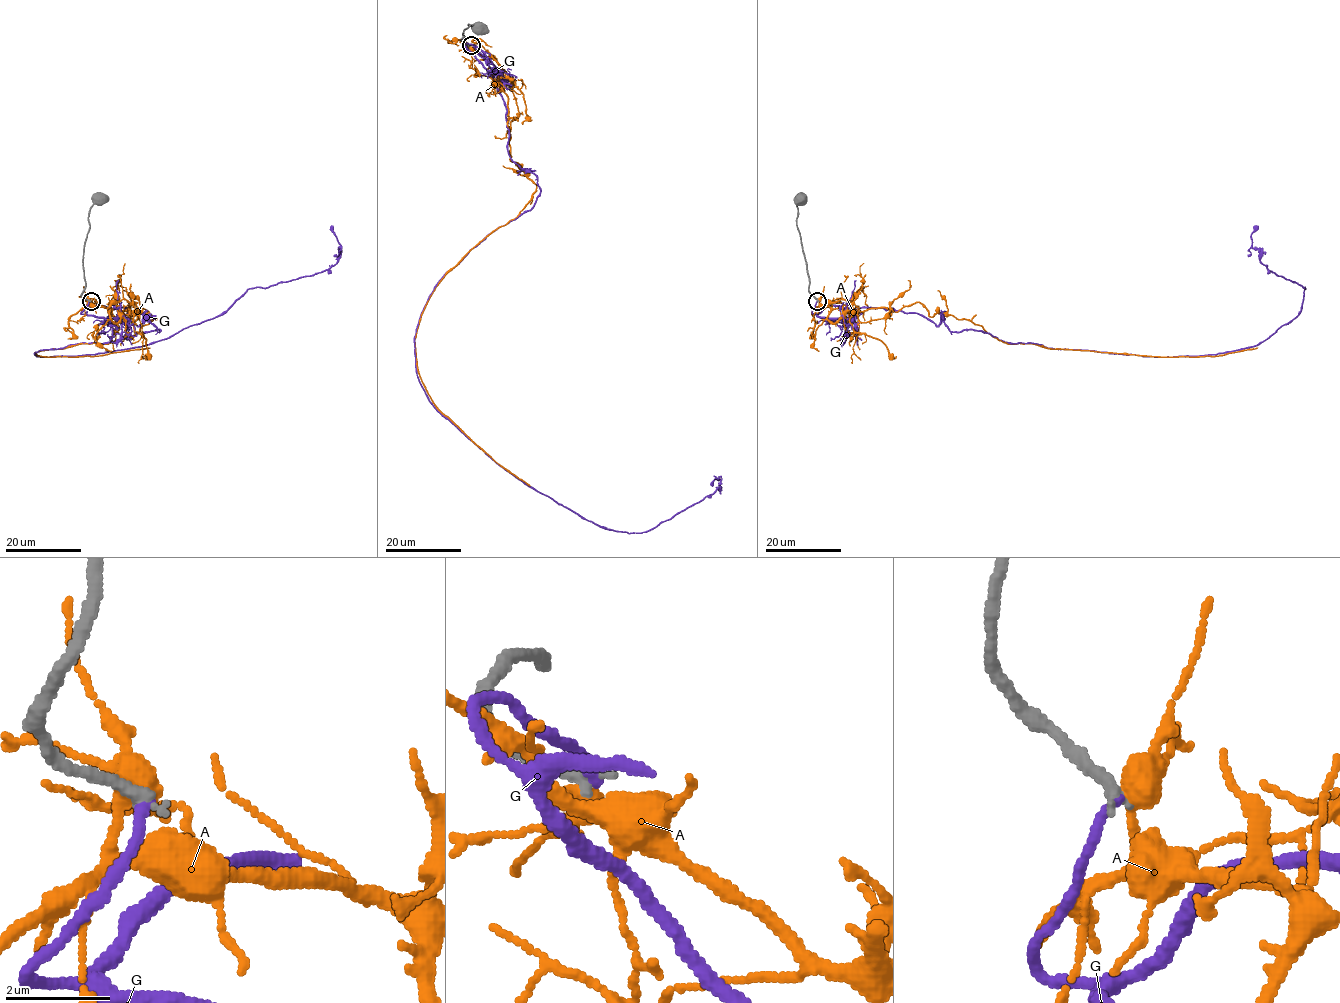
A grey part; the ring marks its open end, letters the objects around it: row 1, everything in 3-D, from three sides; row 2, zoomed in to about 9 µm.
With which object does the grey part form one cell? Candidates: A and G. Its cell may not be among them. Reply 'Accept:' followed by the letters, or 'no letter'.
Accept: no letter

